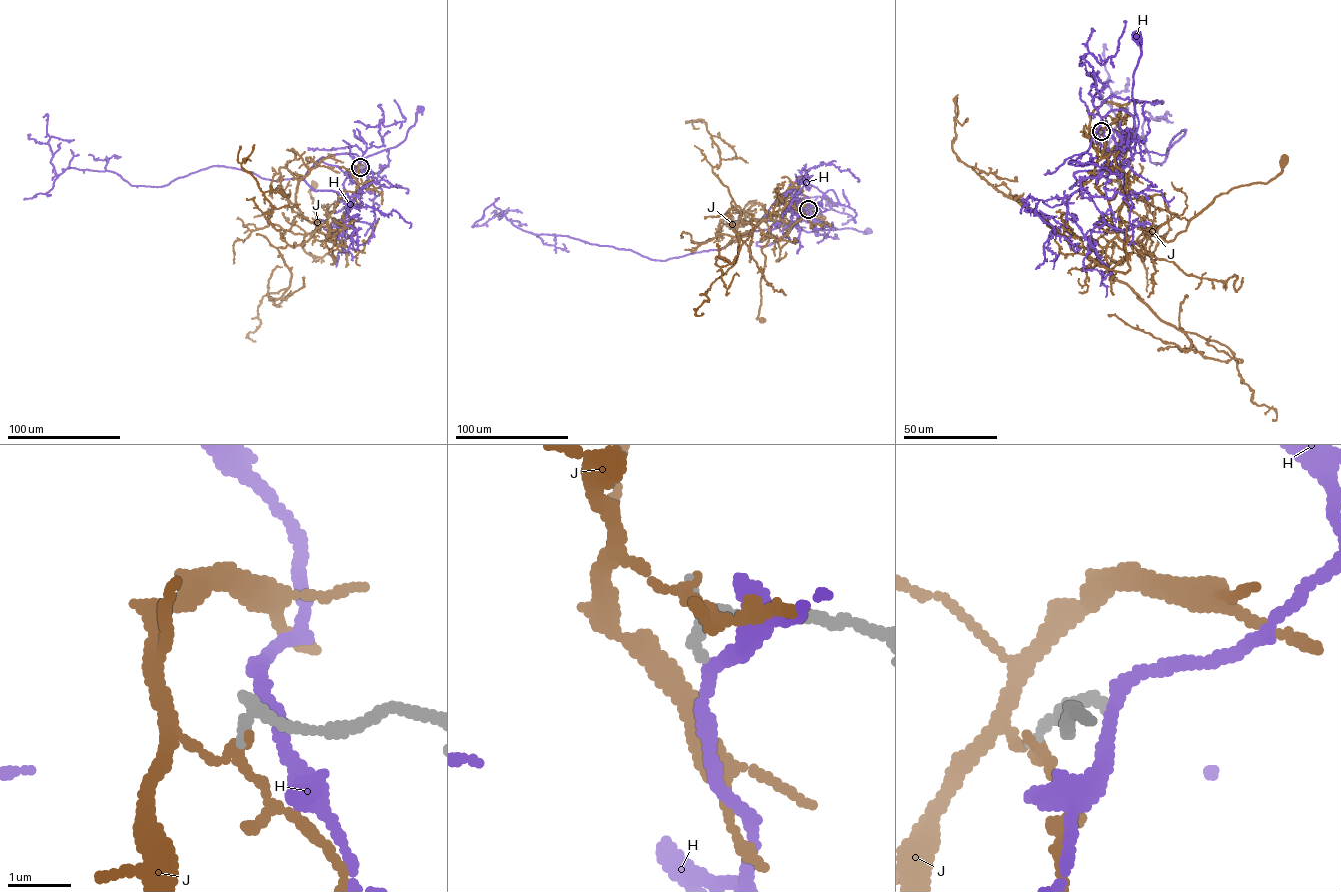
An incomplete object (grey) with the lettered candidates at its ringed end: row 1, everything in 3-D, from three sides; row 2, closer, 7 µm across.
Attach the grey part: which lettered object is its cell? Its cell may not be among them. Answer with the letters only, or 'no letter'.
H

